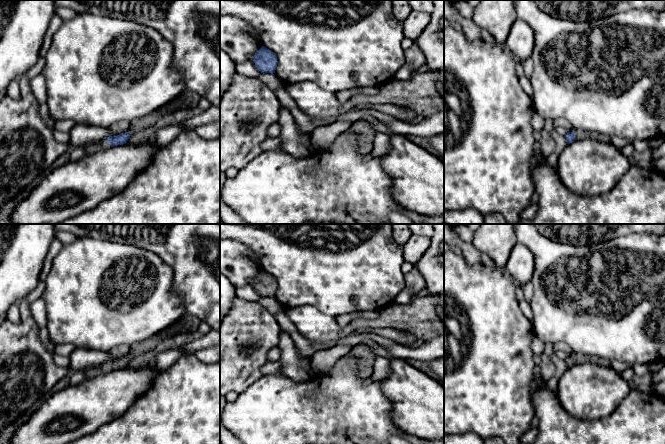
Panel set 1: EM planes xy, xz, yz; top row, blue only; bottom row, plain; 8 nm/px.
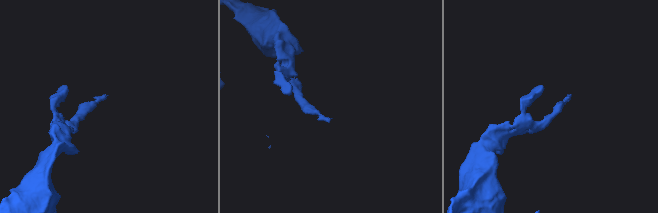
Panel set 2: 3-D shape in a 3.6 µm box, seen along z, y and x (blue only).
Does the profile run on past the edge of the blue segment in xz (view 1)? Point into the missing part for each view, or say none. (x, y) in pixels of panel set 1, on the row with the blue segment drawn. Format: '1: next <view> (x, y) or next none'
1: next none

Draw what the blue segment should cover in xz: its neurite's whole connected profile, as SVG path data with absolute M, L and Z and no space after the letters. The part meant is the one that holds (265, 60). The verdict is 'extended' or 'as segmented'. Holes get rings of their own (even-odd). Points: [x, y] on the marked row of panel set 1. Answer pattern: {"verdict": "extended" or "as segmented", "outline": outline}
{"verdict": "as segmented", "outline": "M264 46L255 53L253 61L261 73L275 73L278 63L276 55Z"}

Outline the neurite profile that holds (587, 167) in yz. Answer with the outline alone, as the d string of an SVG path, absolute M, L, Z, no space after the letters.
M583 139L565 146L556 169L571 192L597 196L609 192L630 167L629 158L613 144Z

